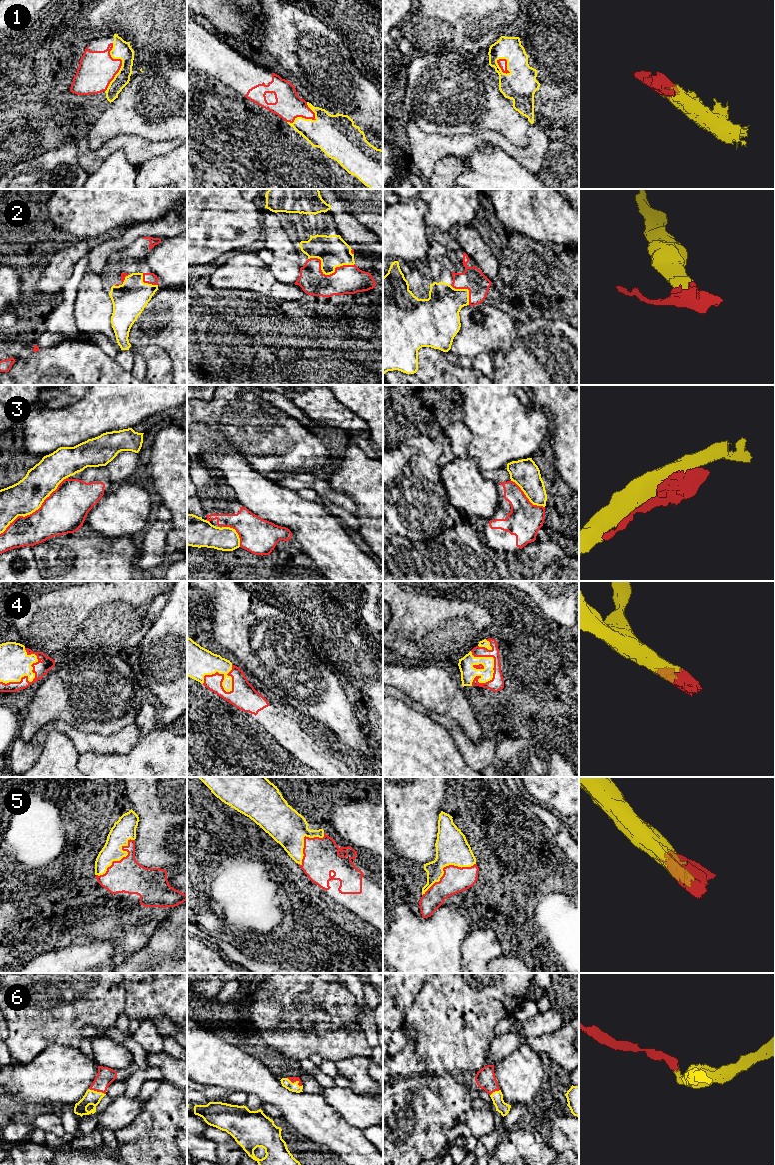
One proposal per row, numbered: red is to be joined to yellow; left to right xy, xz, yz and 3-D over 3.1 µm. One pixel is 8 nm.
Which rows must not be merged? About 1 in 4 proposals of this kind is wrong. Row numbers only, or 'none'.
3

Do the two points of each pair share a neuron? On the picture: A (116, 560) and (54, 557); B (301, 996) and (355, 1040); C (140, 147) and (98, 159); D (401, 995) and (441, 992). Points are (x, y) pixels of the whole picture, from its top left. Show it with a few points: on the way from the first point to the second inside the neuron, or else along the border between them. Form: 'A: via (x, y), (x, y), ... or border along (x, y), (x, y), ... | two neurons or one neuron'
A: via (100, 561), (68, 561) | one neuron
B: via (314, 1009), (342, 1037) | one neuron
C: via (130, 145), (112, 145), (108, 149) | one neuron
D: border along (425, 983), (405, 1014) | two neurons

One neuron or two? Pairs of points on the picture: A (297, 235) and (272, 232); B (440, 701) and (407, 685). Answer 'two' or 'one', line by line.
A: two
B: one

